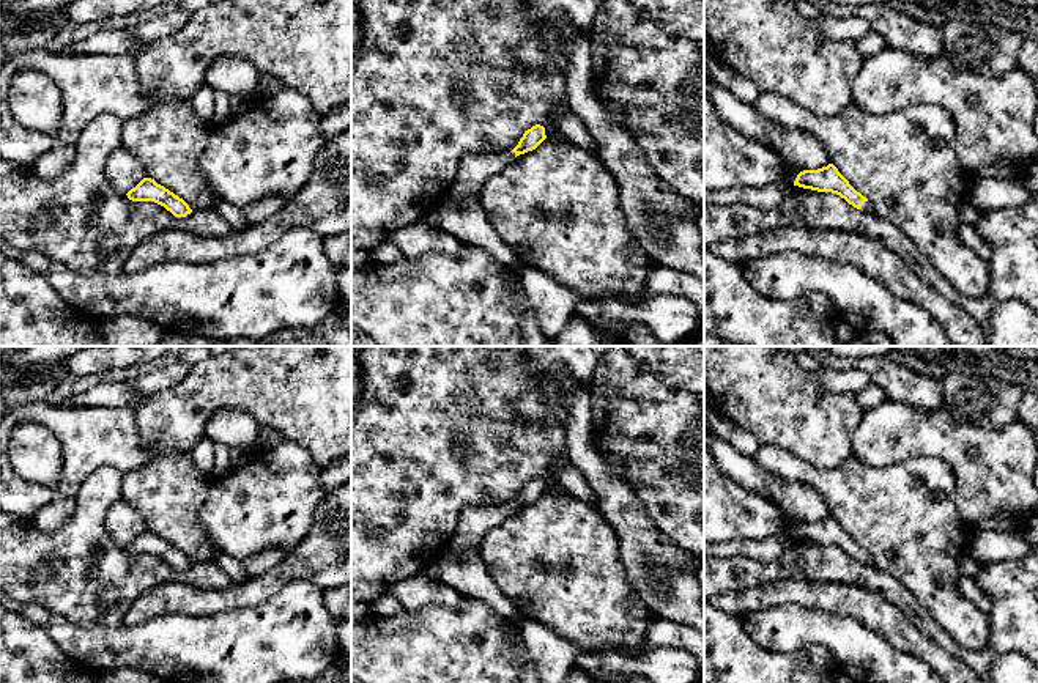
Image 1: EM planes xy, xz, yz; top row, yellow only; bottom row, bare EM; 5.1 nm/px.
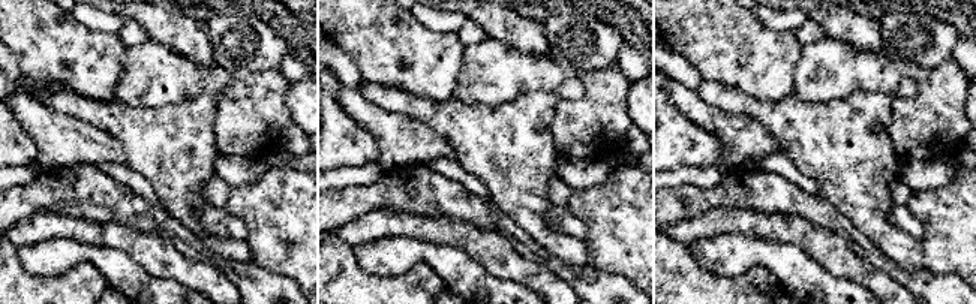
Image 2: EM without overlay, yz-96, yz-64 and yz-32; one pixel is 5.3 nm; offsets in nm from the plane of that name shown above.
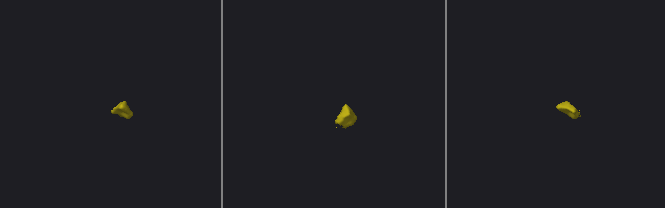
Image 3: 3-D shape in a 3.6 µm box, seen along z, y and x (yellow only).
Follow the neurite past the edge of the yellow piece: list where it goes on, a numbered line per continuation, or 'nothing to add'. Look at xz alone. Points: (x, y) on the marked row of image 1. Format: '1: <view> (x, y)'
1: xz (474, 169)

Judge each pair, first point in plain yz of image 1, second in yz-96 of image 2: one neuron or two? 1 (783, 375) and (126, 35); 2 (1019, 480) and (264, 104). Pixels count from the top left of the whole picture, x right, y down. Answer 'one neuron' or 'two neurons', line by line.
1: two neurons
2: one neuron

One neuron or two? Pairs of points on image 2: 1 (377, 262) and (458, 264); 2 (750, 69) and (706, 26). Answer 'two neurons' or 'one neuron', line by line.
1: one neuron
2: one neuron

